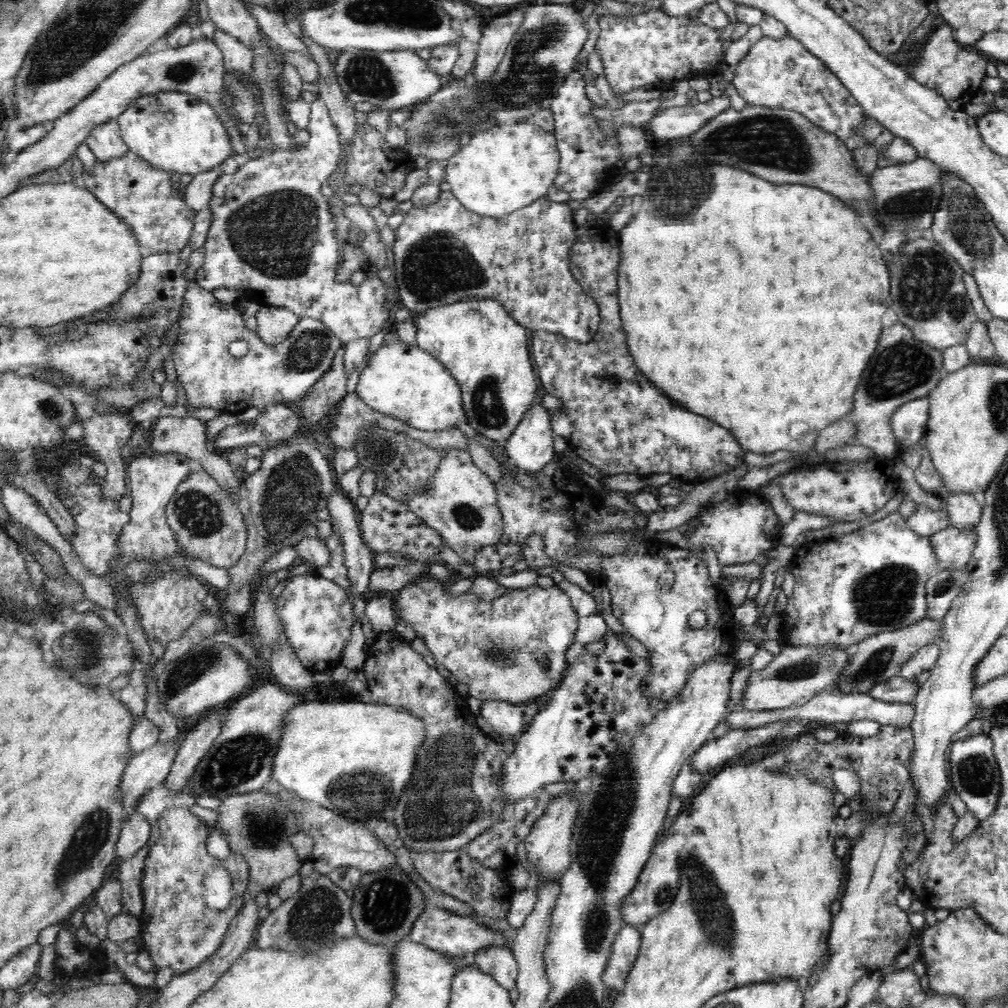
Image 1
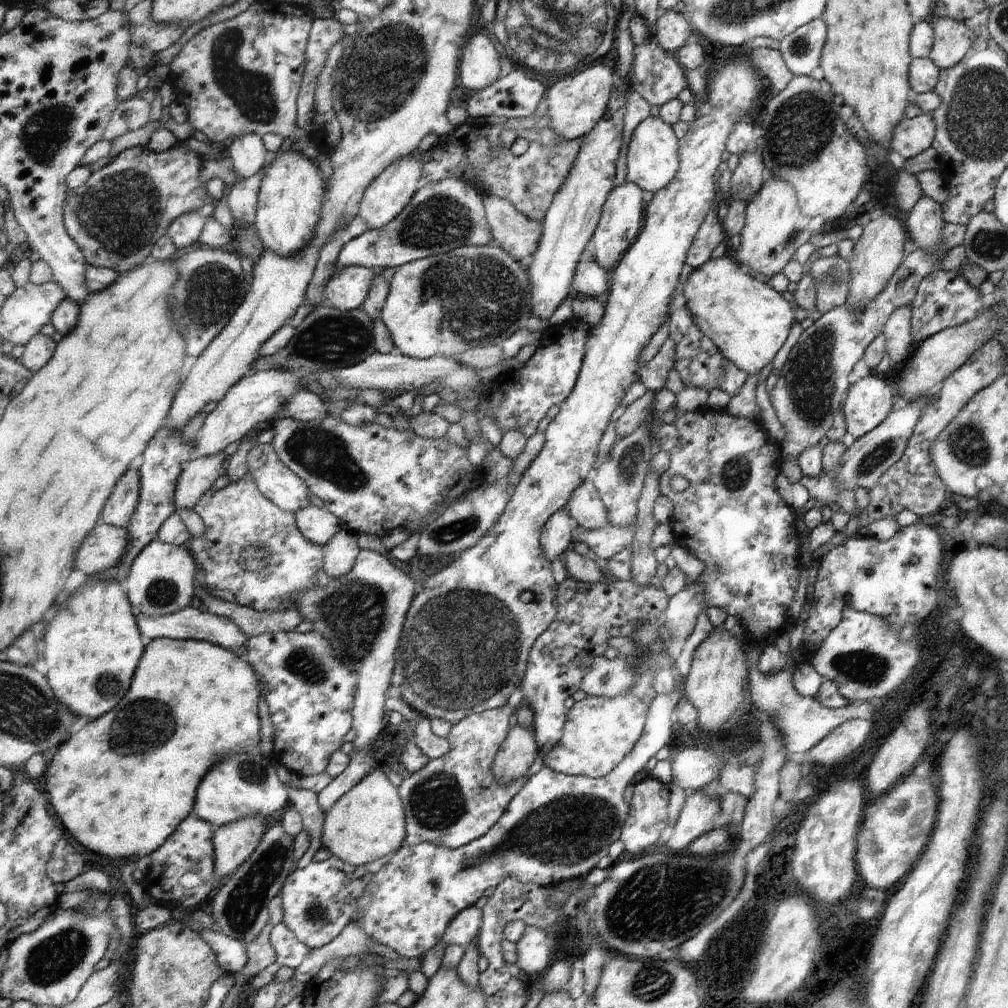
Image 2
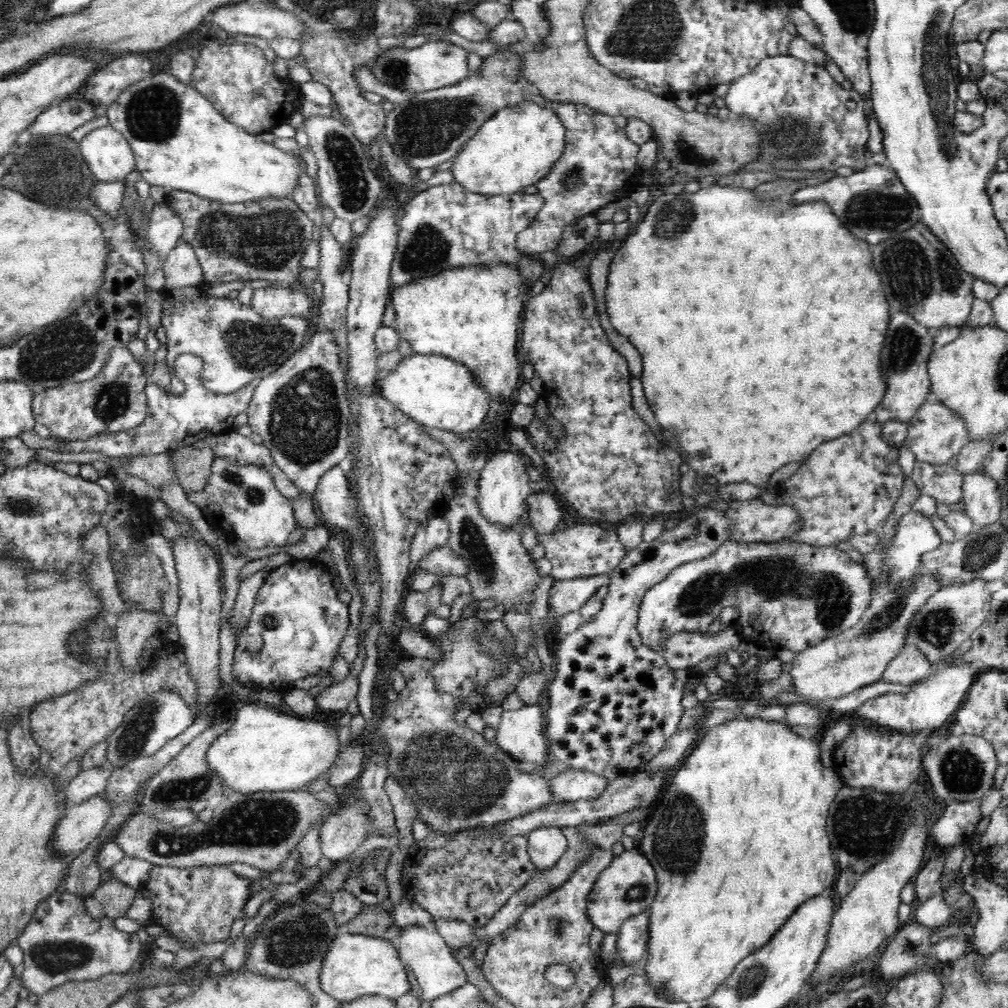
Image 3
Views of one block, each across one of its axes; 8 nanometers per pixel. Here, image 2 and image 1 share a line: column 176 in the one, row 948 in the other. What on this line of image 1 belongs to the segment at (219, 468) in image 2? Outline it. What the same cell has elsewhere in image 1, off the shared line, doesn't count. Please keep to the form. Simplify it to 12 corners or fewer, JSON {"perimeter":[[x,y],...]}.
{"perimeter":[[504,948],[476,956],[476,966],[504,990],[518,988],[520,964]]}

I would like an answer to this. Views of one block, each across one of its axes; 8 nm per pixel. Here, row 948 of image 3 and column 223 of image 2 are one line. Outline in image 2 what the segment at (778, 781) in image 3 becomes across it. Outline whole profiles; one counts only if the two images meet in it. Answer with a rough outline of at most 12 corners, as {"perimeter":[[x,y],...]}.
{"perimeter":[[151,640],[123,702],[47,768],[65,828],[153,856],[257,754],[233,650]]}

